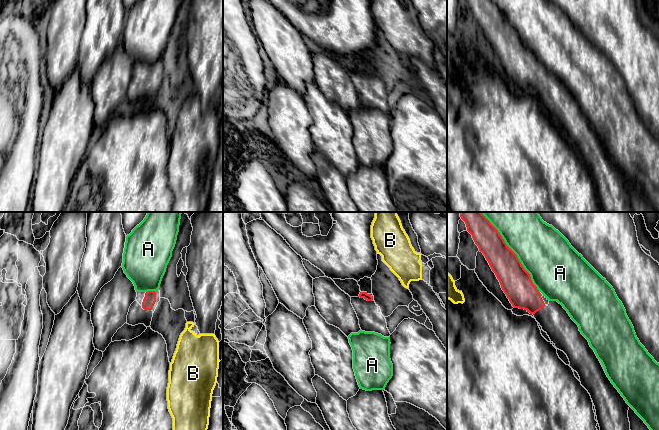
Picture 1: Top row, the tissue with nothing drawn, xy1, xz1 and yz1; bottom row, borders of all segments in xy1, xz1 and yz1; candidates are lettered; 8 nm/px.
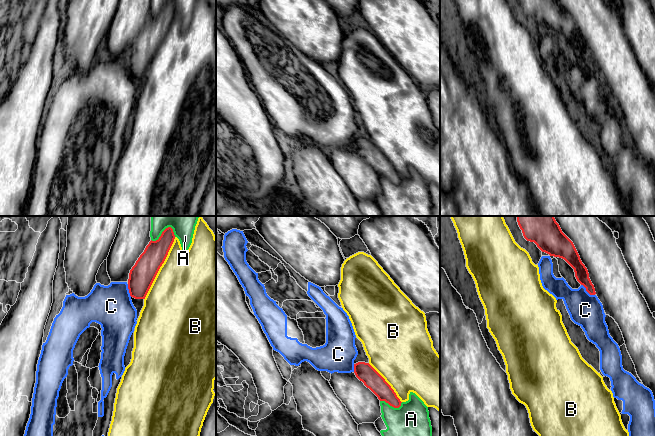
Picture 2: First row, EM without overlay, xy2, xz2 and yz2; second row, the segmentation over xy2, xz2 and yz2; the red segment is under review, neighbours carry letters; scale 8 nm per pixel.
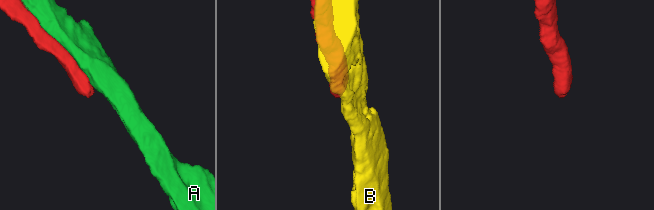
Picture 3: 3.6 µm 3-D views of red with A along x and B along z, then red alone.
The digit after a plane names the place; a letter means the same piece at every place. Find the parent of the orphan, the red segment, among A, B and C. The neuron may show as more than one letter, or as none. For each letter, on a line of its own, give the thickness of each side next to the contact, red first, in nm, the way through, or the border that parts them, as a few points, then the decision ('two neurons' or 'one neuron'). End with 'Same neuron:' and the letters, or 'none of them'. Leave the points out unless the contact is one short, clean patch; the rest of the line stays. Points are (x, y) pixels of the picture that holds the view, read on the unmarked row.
A: 240 nm thick on the red side, 400 nm on the other; two neurons
B: 200 nm thick on the red side, 500 nm on the other; two neurons
C: 110 nm thick on the red side, 260 nm on the other; border along yz2 (581, 60), (590, 70), (594, 71); two neurons
Same neuron: none of them

